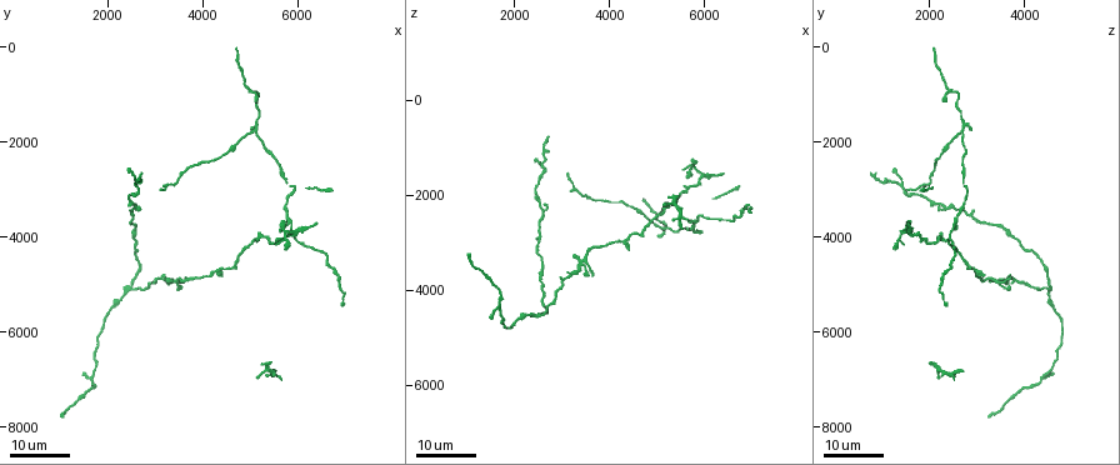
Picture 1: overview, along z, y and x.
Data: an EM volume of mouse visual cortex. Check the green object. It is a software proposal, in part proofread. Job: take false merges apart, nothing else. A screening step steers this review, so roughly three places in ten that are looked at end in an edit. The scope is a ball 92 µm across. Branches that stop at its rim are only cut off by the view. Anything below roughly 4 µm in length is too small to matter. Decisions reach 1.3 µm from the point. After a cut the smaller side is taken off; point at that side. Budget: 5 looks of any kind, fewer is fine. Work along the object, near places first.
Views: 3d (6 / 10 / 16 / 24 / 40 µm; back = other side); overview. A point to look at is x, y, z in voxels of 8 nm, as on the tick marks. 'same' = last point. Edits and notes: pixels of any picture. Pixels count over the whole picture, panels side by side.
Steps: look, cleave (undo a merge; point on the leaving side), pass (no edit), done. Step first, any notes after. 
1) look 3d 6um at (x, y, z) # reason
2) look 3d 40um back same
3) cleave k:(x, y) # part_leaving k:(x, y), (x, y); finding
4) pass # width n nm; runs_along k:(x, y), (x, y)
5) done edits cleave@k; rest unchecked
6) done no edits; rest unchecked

look 3d 24um at (2450, 5050, 4550) # four or more arms meet

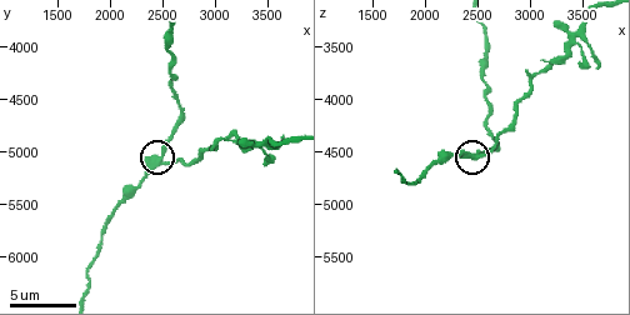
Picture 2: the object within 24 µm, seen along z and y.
look 3d 10um at (2460, 5060, 4560) # closer look

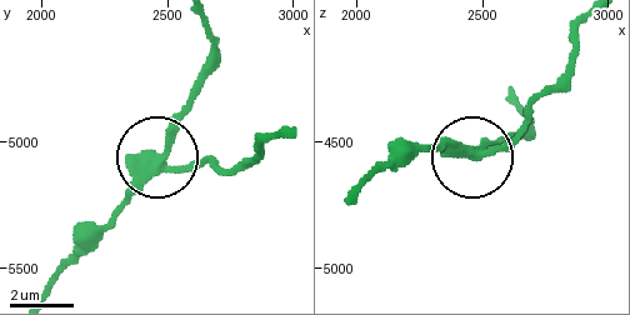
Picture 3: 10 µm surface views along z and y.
cleave 3:(206, 158) # side_arm 33 um; part_leaving 3:(175, 168), (208, 160), (229, 168), (276, 139); a second cell is stuck on

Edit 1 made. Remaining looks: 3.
look overview

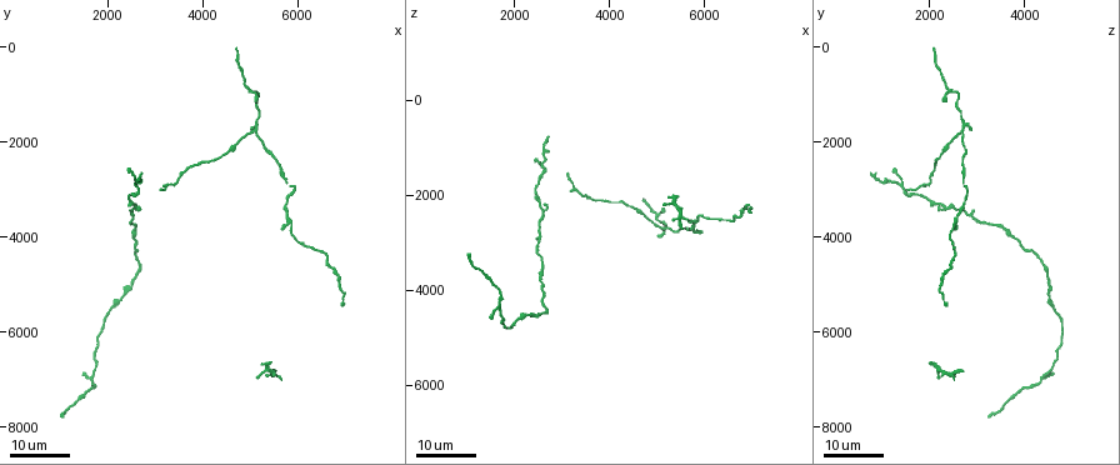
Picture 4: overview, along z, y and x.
look 3d 24um at (2100, 5500, 4600) # thick turns thin

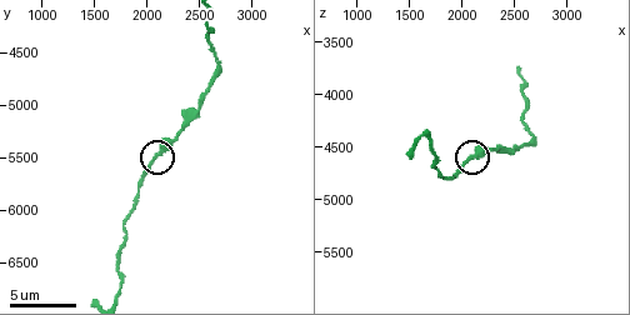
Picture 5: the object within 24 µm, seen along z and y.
look 3d 6um at (2120, 5500, 4620)

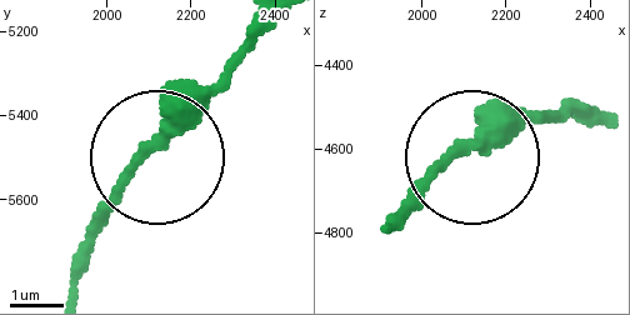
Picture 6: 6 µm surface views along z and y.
pass # width 250 nm; runs_along 6:(271, 31), (150, 151), (74, 255); continuous, no second cell

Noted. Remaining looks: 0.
done edits cleave@3; rest unchecked

